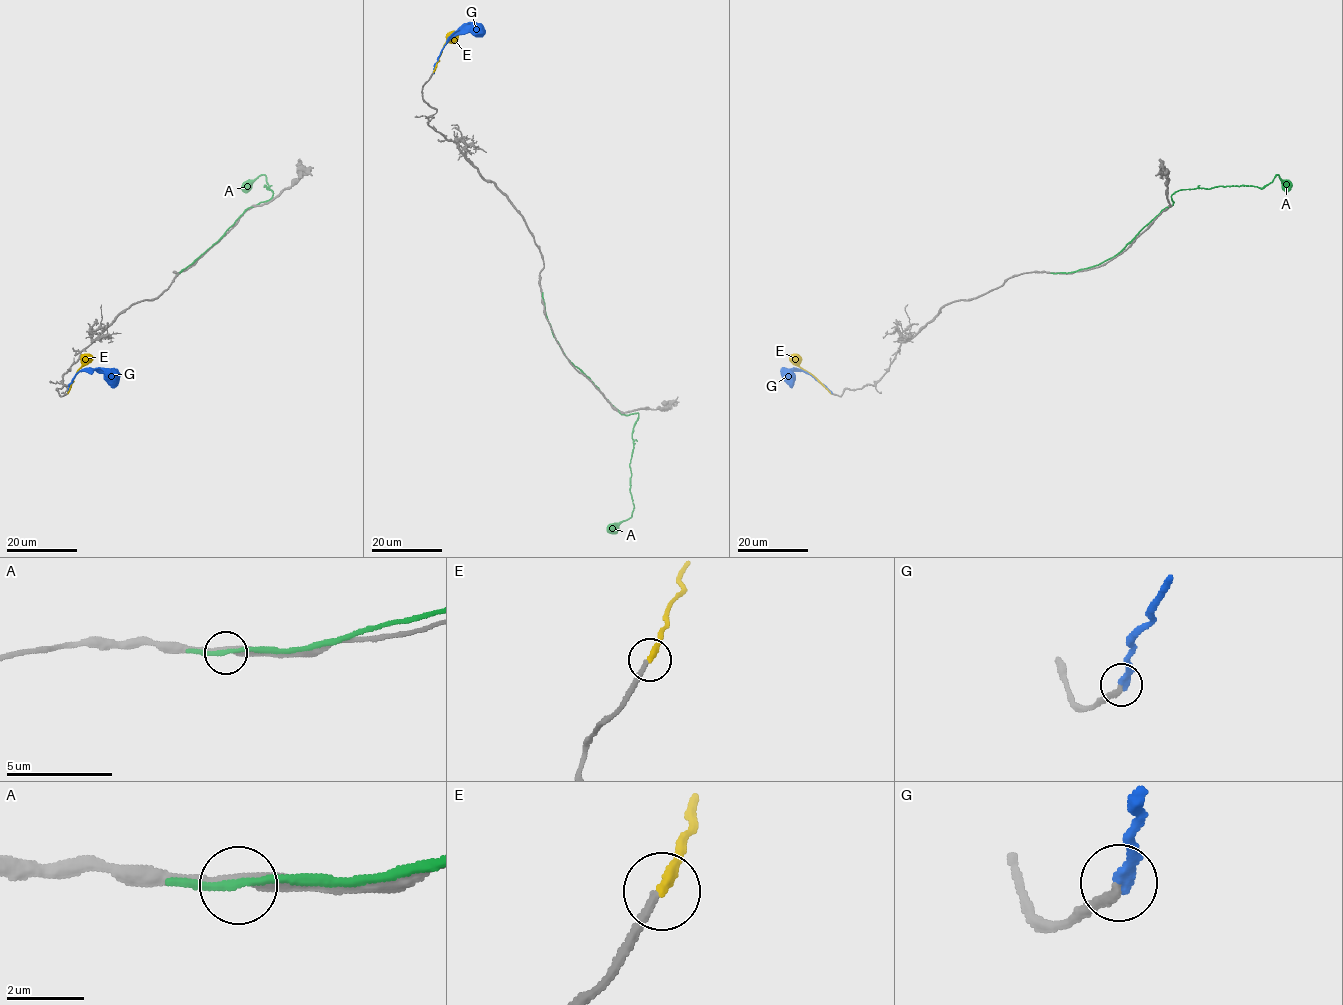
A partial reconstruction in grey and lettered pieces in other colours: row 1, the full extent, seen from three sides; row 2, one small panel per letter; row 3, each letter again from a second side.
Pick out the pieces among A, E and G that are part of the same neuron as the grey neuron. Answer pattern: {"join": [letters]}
{"join": ["E"]}

